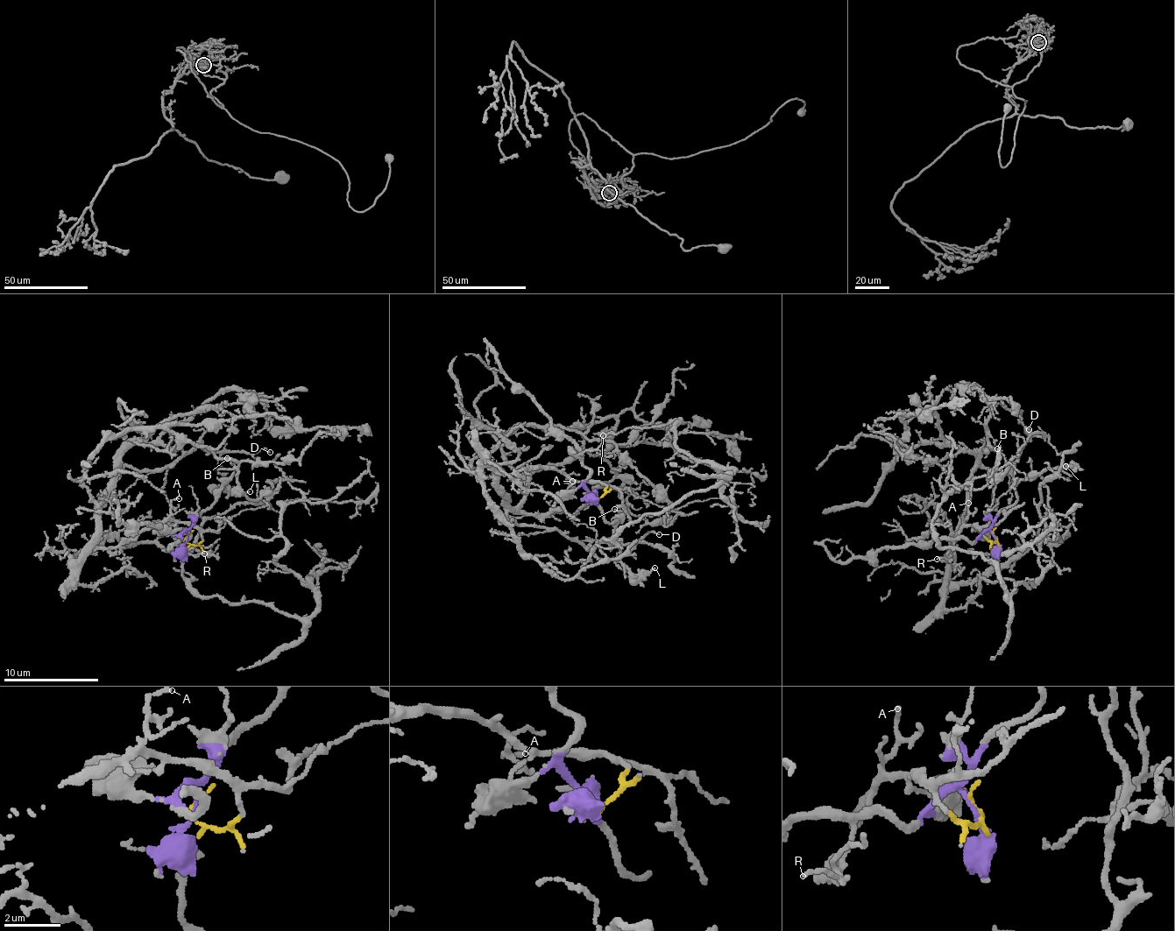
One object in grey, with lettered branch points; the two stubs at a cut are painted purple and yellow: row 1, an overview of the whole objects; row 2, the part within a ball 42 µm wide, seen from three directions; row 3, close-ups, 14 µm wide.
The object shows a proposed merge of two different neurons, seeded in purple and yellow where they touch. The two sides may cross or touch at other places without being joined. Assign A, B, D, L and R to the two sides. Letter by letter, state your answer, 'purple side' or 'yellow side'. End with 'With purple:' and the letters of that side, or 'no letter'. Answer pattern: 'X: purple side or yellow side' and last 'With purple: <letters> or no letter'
A: yellow side
B: purple side
D: yellow side
L: purple side
R: purple side
With purple: B, L, R

